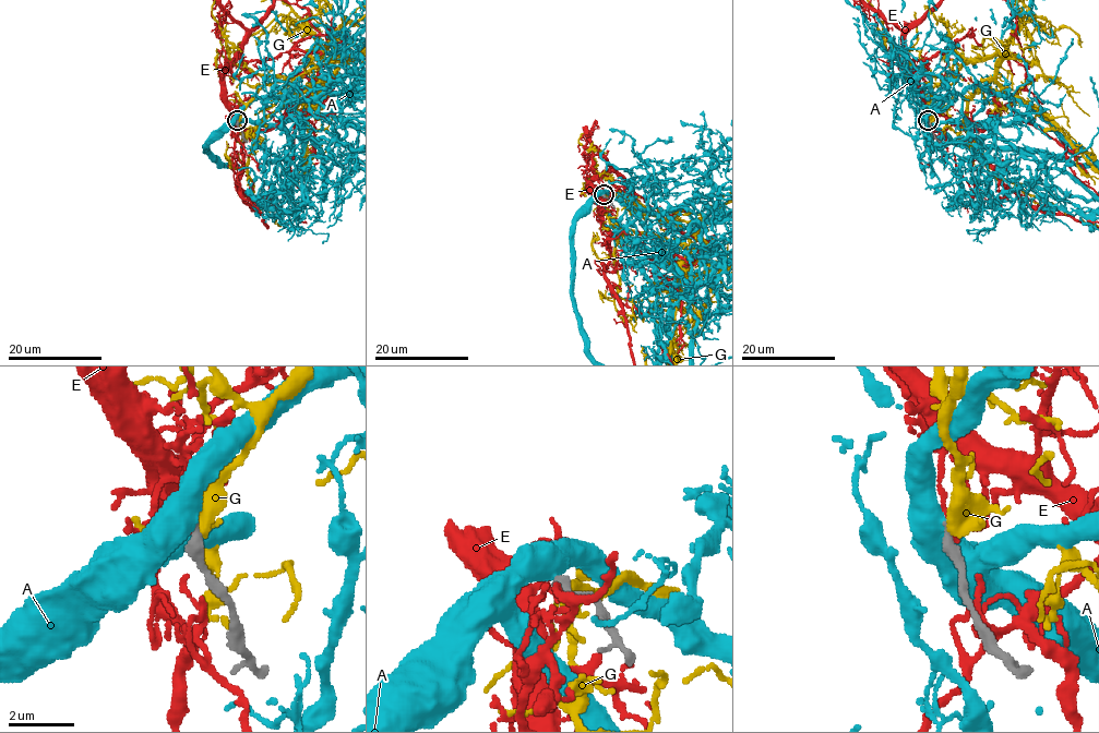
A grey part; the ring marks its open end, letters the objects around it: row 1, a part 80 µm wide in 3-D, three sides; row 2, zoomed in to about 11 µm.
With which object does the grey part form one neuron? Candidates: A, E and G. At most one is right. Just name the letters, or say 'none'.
A

